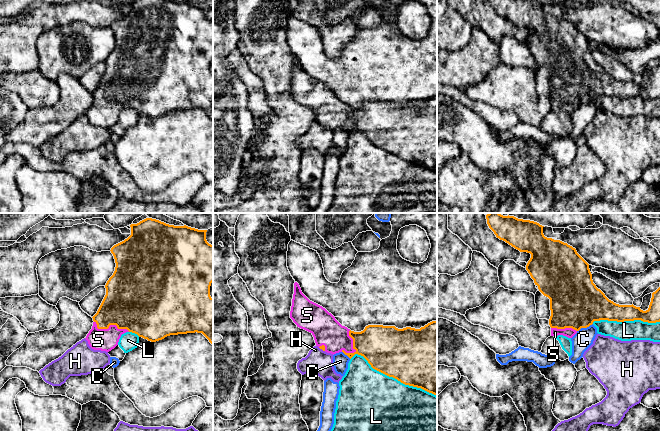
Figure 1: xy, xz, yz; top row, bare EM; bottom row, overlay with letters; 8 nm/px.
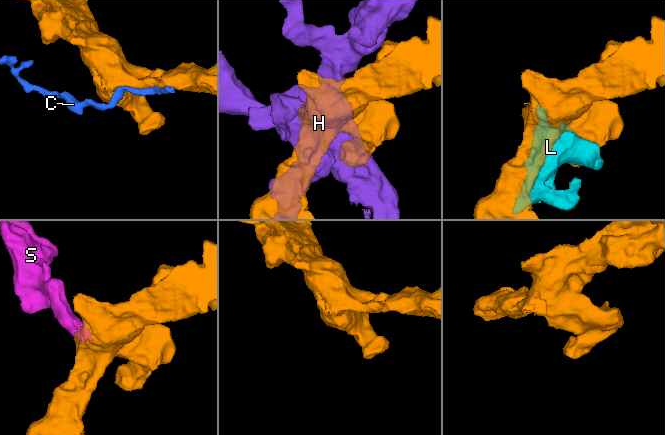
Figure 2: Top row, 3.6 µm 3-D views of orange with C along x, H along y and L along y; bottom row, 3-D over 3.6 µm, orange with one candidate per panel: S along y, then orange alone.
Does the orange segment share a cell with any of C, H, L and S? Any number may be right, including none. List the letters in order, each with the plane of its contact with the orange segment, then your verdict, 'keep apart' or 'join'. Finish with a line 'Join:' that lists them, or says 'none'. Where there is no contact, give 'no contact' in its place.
C: meets orange in yz; keep apart
H: meets orange in xz; keep apart
L: meets orange in xz; keep apart
S: meets orange in xy; join
Join: S

